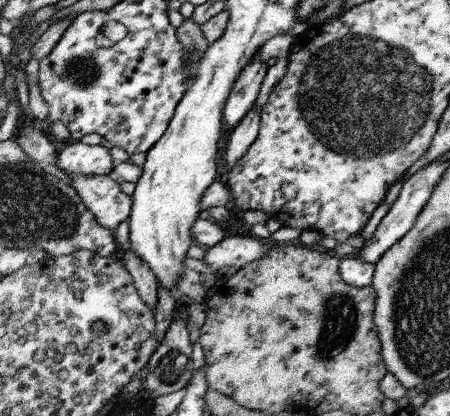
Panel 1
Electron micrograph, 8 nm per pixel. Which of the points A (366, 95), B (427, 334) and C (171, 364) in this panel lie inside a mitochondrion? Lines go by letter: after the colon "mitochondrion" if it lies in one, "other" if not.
A: mitochondrion
B: mitochondrion
C: mitochondrion

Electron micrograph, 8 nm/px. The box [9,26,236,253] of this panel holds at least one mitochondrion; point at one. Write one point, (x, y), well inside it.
(81, 72)

